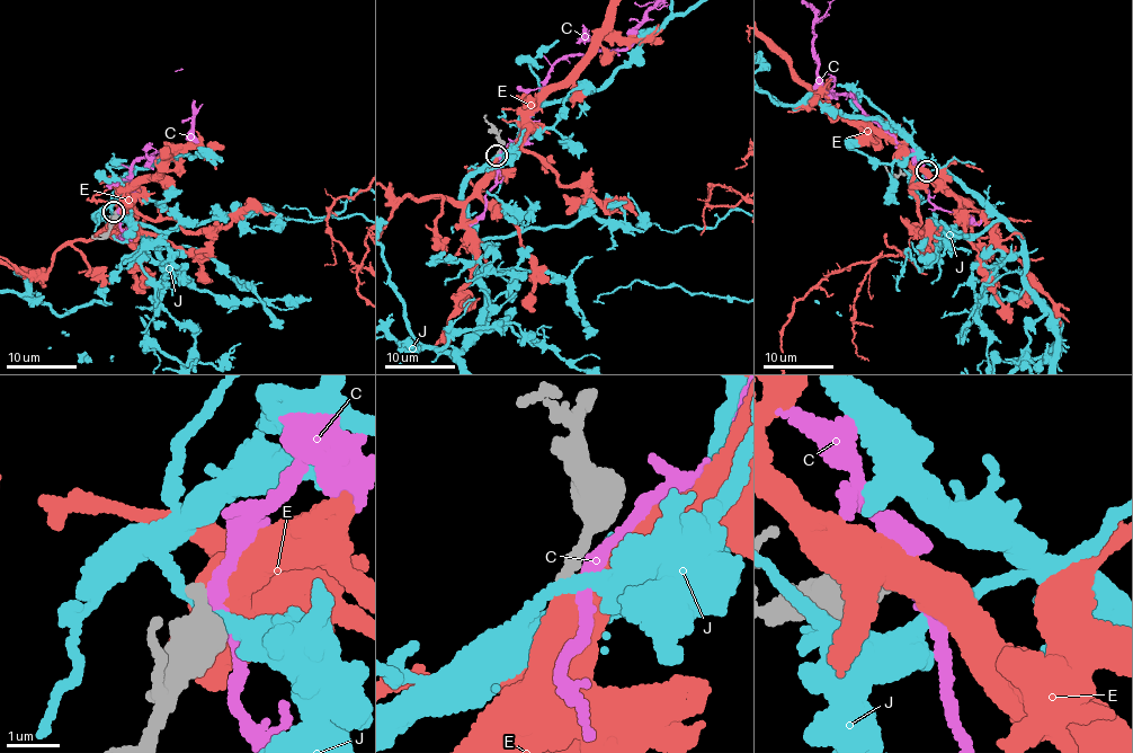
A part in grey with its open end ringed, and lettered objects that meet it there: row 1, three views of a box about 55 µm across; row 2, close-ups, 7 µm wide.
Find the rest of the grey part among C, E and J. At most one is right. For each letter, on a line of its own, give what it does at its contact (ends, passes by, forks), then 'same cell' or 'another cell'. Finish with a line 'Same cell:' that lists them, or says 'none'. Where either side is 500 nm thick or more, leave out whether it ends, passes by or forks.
C: it passes by | another cell
E: another cell
J: it passes by | another cell
Same cell: none

